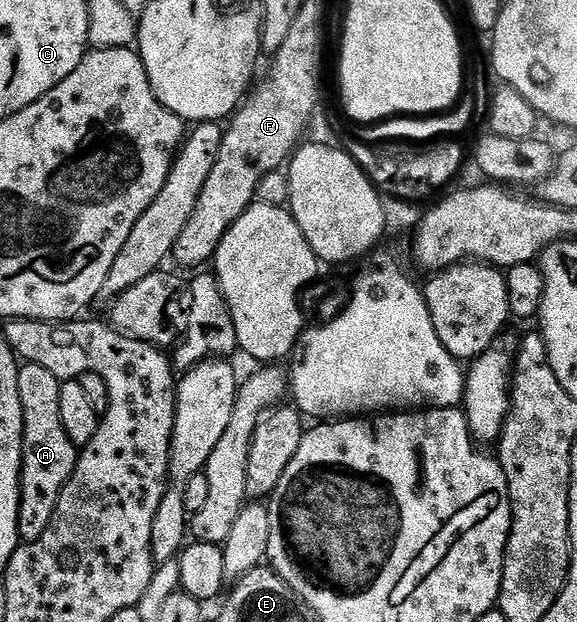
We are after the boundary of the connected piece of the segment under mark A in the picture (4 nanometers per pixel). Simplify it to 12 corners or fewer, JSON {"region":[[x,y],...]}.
{"region":[[18,372],[24,439],[18,532],[50,528],[78,447],[59,413],[61,379]]}

